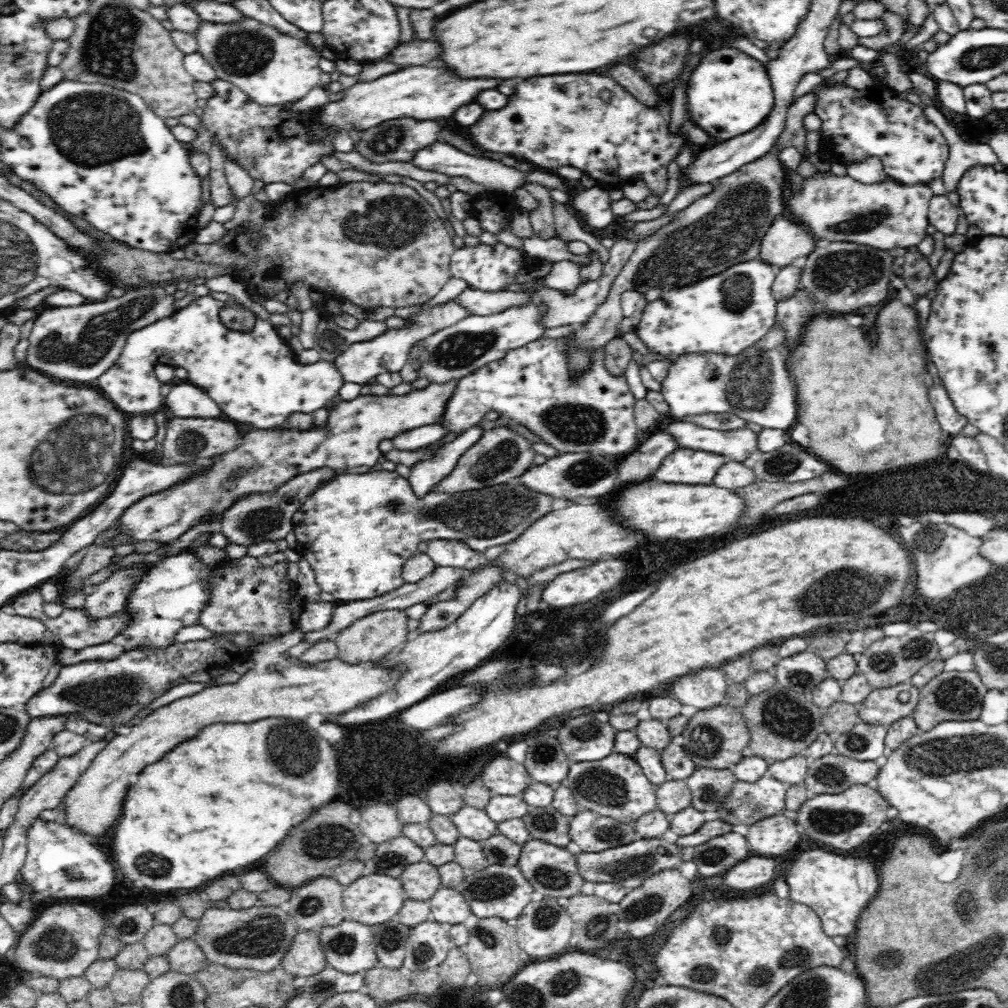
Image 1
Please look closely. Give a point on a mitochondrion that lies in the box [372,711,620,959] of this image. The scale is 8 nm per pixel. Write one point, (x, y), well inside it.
(493, 886)

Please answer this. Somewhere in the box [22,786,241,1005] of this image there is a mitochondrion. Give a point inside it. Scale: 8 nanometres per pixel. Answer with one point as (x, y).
(56, 945)

